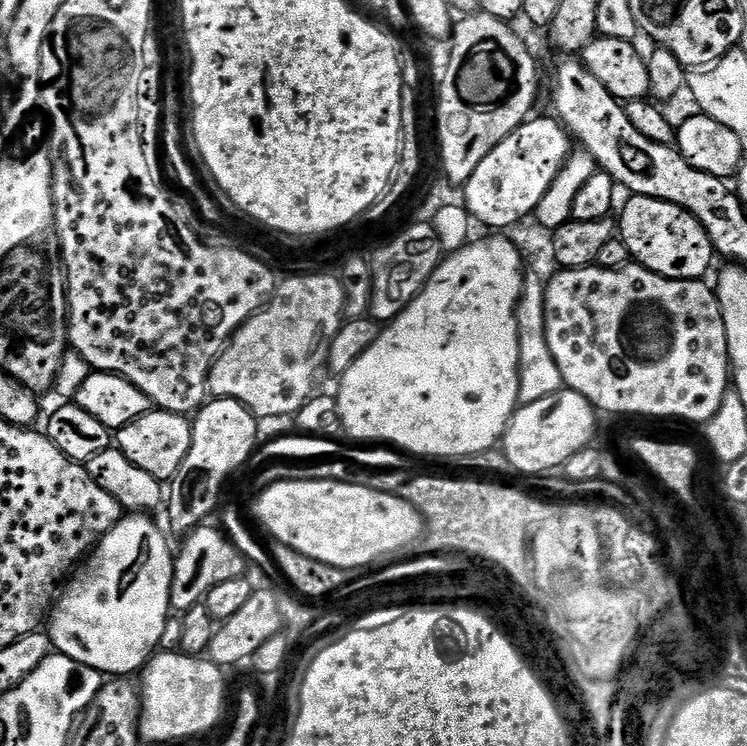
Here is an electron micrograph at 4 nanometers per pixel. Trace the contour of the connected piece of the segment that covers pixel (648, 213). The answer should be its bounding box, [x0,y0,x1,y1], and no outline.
[618,195,714,280]

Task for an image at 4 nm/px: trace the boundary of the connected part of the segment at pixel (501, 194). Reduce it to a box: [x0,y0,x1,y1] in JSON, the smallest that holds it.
[462,115,574,230]

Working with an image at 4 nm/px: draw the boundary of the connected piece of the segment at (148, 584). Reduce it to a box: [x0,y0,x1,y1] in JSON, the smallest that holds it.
[46,514,174,678]

